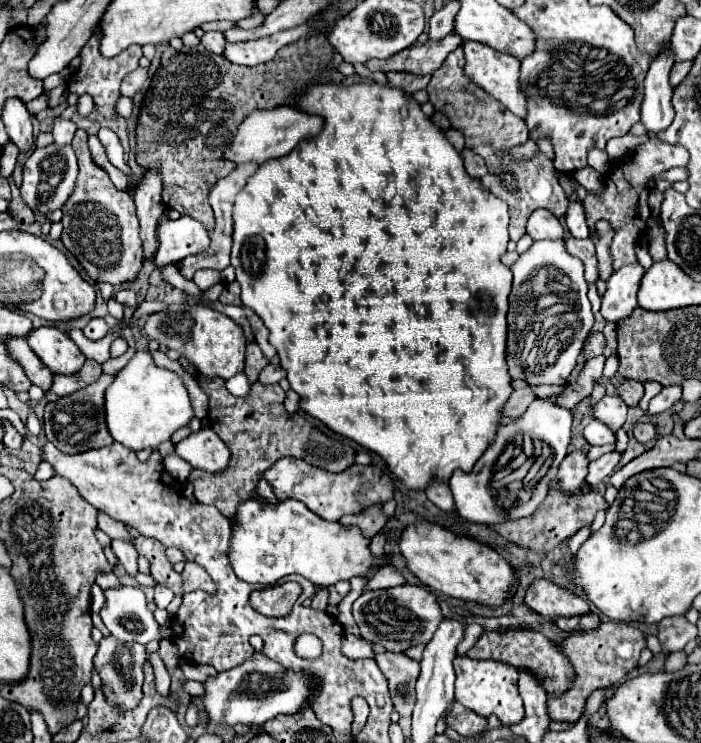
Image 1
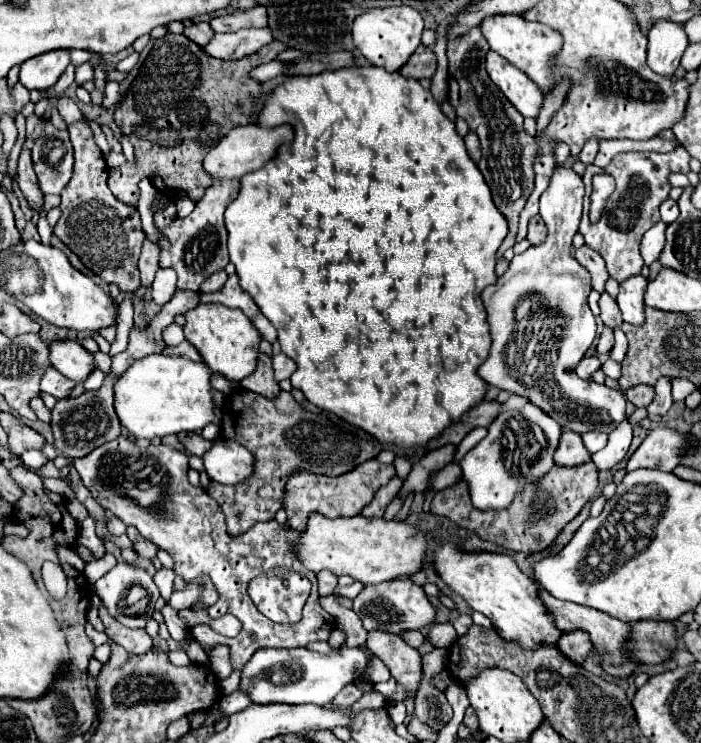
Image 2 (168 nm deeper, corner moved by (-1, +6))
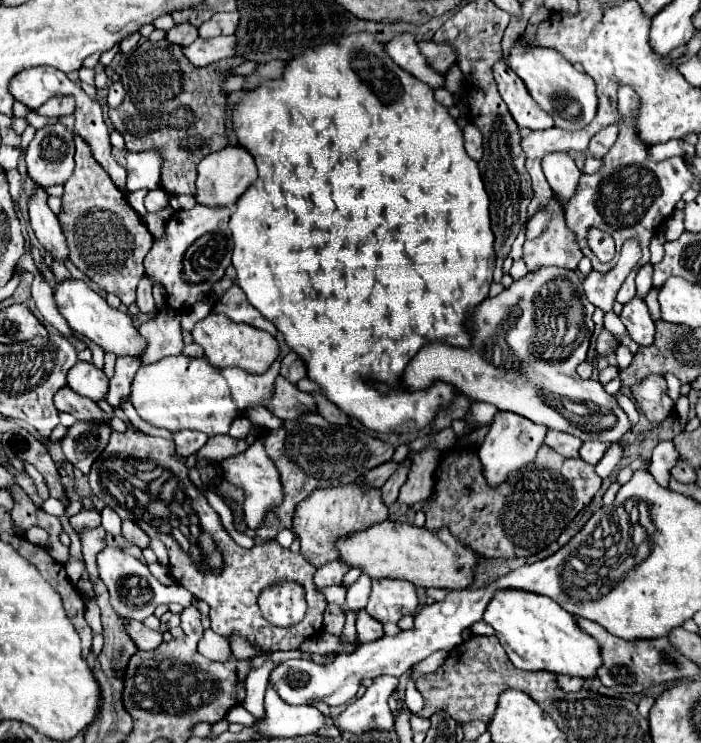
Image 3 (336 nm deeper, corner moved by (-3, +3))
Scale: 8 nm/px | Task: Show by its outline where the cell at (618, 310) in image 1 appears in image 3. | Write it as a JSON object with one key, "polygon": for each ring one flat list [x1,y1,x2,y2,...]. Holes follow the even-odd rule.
{"polygon":[[635,295,629,303,623,305,621,321,627,327,627,331,633,337,633,341,637,341,639,345,653,343,655,325,653,325,653,319,649,315,649,307,641,297]]}

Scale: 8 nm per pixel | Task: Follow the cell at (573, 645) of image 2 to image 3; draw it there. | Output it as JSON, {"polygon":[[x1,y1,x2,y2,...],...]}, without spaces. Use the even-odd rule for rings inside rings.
{"polygon":[[561,675,559,685,561,685,563,691,573,693,573,691,577,691,577,689,581,689,585,685,585,679,577,679,577,677,571,677,571,675]]}

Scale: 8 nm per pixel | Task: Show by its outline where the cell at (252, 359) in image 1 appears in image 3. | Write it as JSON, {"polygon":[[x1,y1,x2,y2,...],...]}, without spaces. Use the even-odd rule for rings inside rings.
{"polygon":[[281,375,275,379,275,389,273,395,265,401,265,407,279,419,295,419,303,411,315,411,315,401,307,395,301,393,295,385,291,385,287,379]]}

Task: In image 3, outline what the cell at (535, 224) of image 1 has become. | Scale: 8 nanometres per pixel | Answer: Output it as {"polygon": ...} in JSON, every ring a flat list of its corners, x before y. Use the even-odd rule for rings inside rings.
{"polygon":[[551,199,551,203,545,209,541,209,539,213,535,213,531,217,531,221,527,223,527,239,525,239,525,245,523,245,523,259,529,267,529,271,535,271,535,269,547,267,547,265,577,269,577,263,579,263,581,257,583,257,583,253,581,253,573,233,565,225,565,217,563,217,559,203]]}

